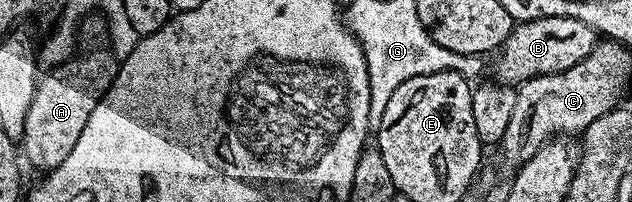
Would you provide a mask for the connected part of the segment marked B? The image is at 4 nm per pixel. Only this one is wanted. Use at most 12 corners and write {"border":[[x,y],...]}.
{"border":[[578,18],[517,22],[496,81],[520,84],[579,64],[598,31]]}

